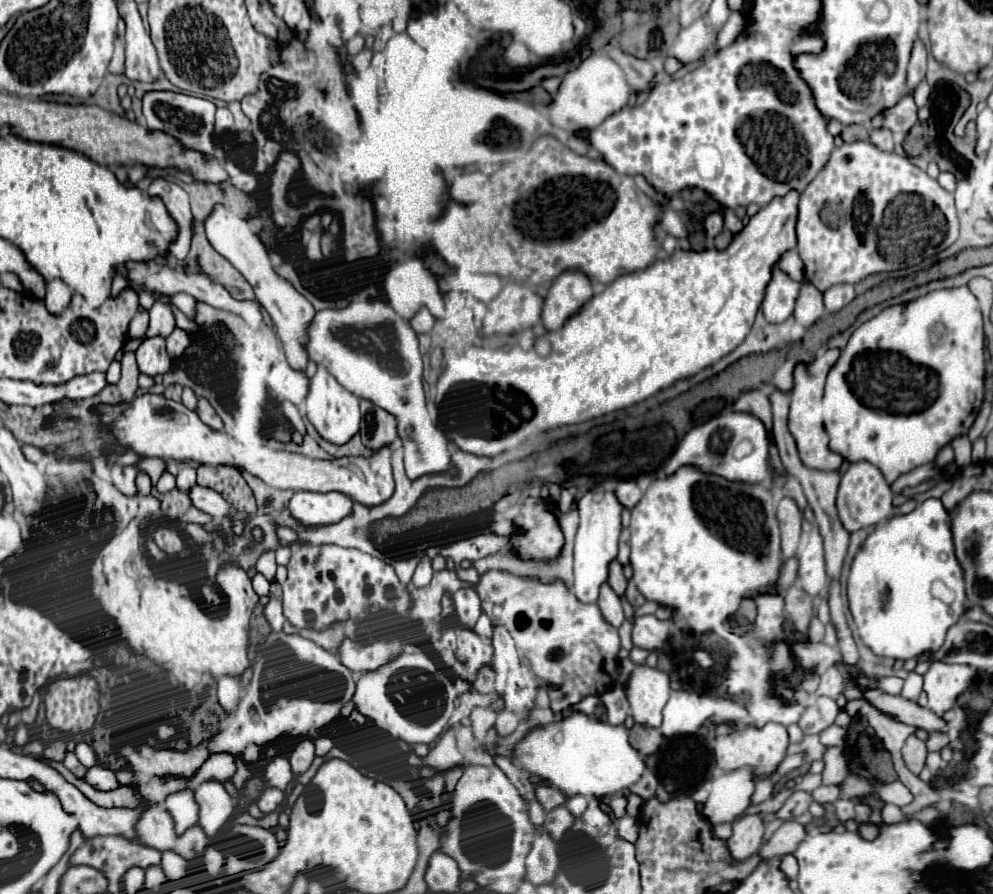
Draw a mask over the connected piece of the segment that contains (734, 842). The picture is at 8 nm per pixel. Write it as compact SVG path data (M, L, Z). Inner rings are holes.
M745 815L733 823L733 835L727 839L727 847L735 861L743 861L755 855L763 843L765 823L761 815Z

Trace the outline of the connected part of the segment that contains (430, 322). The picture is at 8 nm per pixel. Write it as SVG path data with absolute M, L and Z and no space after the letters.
M423 307L423 311L419 311L419 315L415 315L415 319L409 319L415 333L429 333L431 327L435 325L435 321L437 319L429 313L427 307Z

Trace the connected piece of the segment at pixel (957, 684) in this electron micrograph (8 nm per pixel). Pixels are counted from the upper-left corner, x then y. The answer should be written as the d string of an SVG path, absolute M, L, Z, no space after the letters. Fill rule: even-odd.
M933 661L931 669L923 675L925 677L925 693L929 697L929 709L937 715L955 707L957 695L969 687L975 679L975 673L967 665L947 665L941 661Z

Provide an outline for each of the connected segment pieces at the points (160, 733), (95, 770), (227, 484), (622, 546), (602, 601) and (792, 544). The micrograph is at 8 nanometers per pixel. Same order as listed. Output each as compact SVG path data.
M161 721L157 727L155 727L155 735L159 741L171 741L177 737L177 727L173 723L167 723L167 721Z
M99 765L91 767L83 779L87 779L87 783L91 783L91 787L95 787L97 791L113 791L115 787L119 787L115 773L109 769L103 769Z
M199 467L199 485L215 489L215 491L245 491L245 497L253 497L247 481L243 479L241 471L235 467Z
M627 529L621 533L621 539L619 539L619 555L617 555L617 561L621 565L627 565L629 563L629 531Z
M603 583L603 587L601 587L597 605L599 605L599 609L601 609L601 613L603 613L603 617L607 619L609 625L619 627L623 623L625 615L623 615L623 609L621 609L621 601L619 601L617 593L607 583Z
M783 497L777 507L777 519L781 525L781 549L787 559L787 557L793 557L797 551L797 543L801 537L803 513L799 511L799 507L793 499Z

